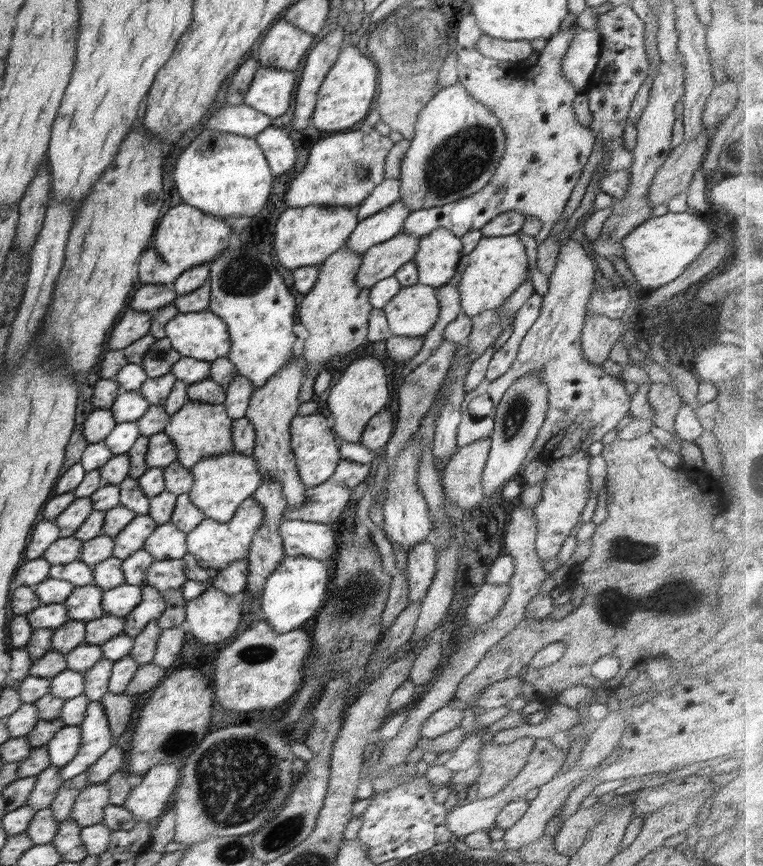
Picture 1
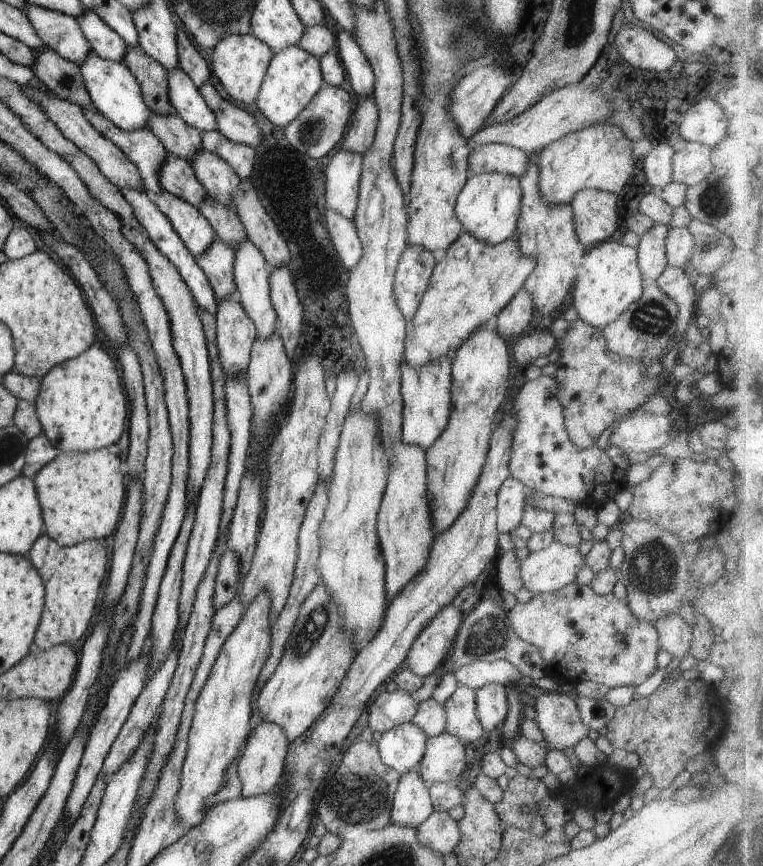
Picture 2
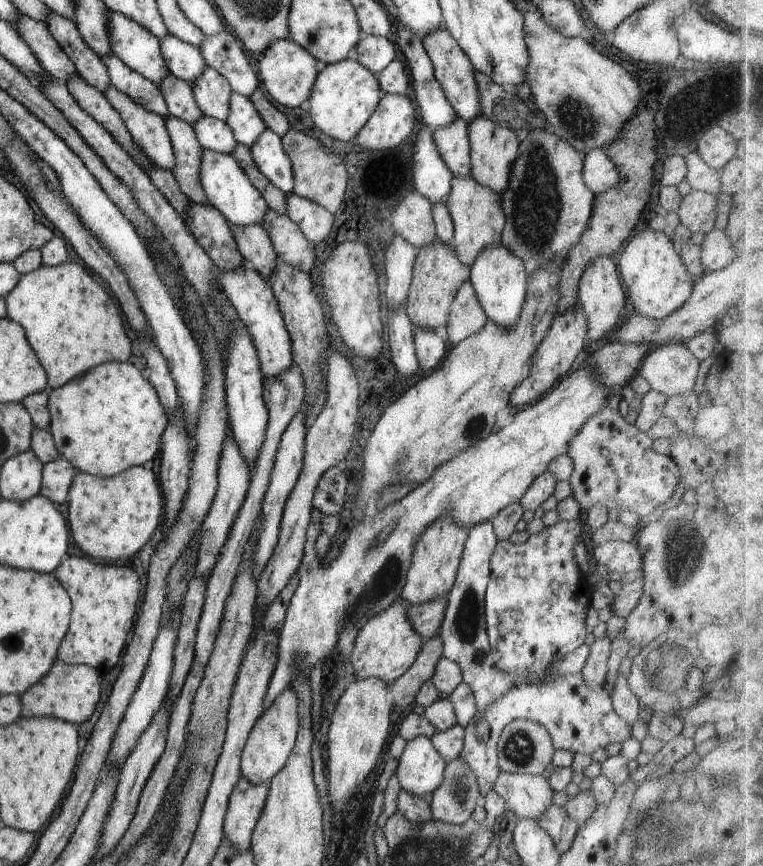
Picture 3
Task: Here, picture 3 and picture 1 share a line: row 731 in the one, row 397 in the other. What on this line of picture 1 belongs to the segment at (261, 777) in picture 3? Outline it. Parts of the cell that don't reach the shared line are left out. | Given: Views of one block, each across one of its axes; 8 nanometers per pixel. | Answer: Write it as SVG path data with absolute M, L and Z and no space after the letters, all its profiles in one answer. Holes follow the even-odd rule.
M299 359L280 368L262 388L255 388L245 414L256 432L256 444L252 456L258 462L258 470L262 477L268 476L282 484L282 494L286 498L287 508L292 508L292 510L300 508L306 500L306 495L304 495L306 486L300 480L296 456L290 446L290 426L292 419L298 415L298 407L301 404L298 396L305 377L302 373L304 371L304 363Z

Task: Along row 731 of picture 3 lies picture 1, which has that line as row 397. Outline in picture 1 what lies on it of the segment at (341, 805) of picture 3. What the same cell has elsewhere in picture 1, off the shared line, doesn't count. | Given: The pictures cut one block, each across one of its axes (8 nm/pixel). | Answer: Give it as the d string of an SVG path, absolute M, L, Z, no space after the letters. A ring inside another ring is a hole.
M371 356L352 361L329 391L328 408L335 418L333 432L339 440L346 440L350 444L360 442L360 436L365 432L369 420L384 409L390 400L390 388L388 388L384 365L379 359Z

